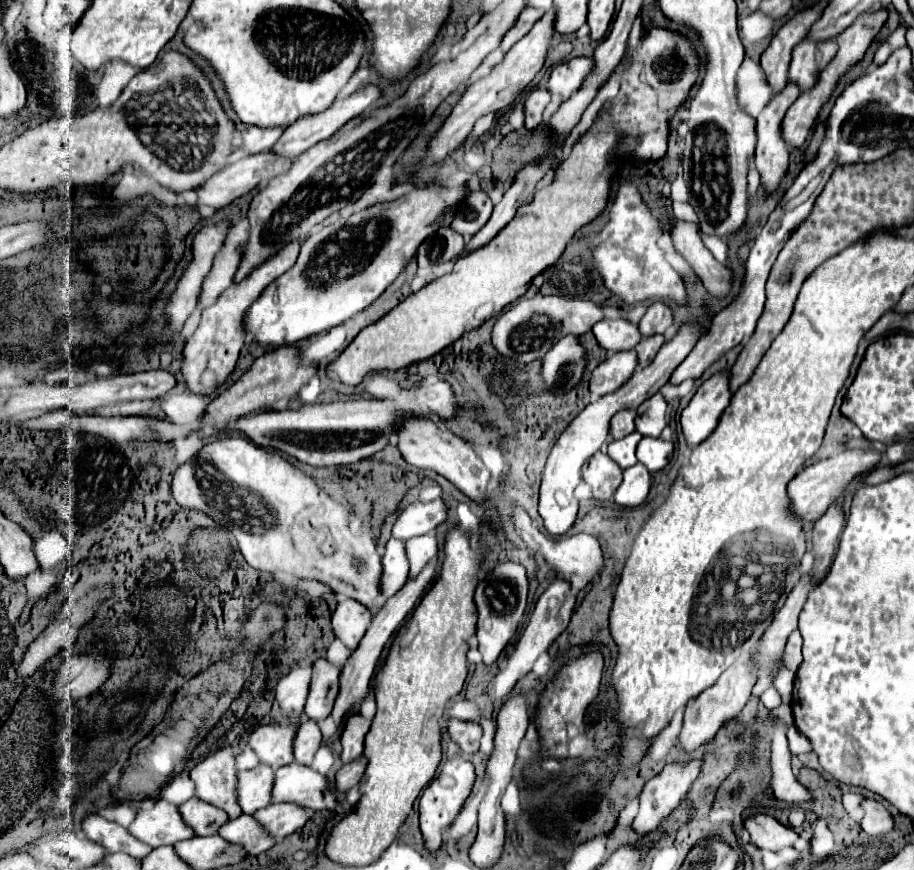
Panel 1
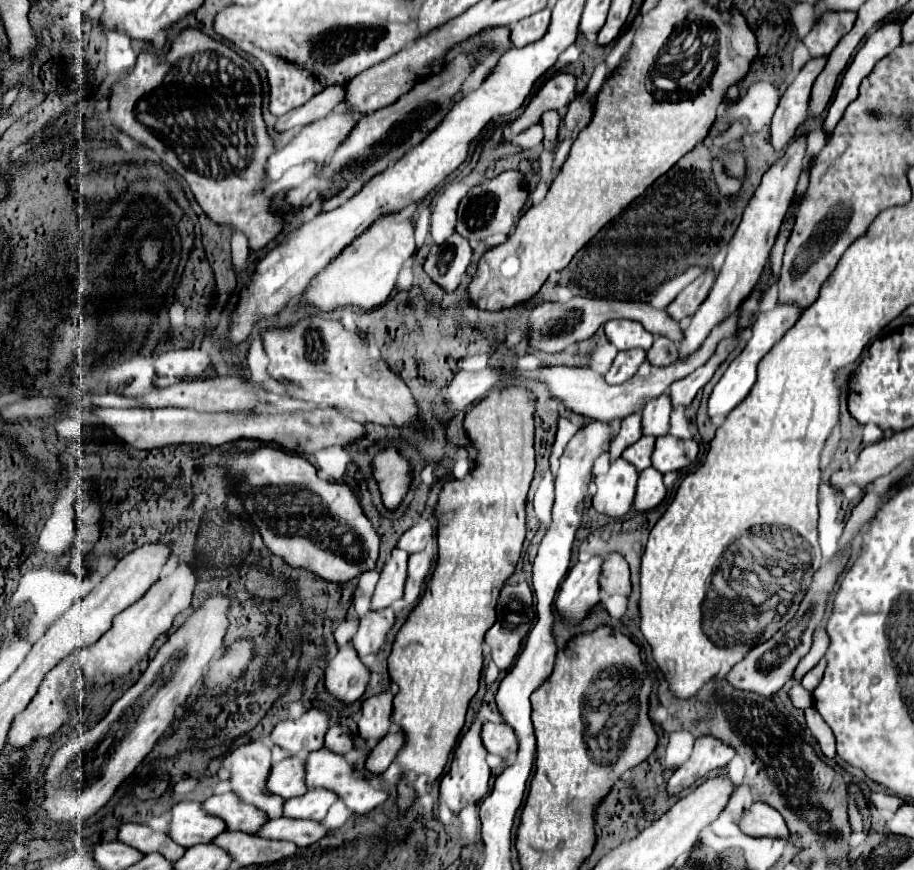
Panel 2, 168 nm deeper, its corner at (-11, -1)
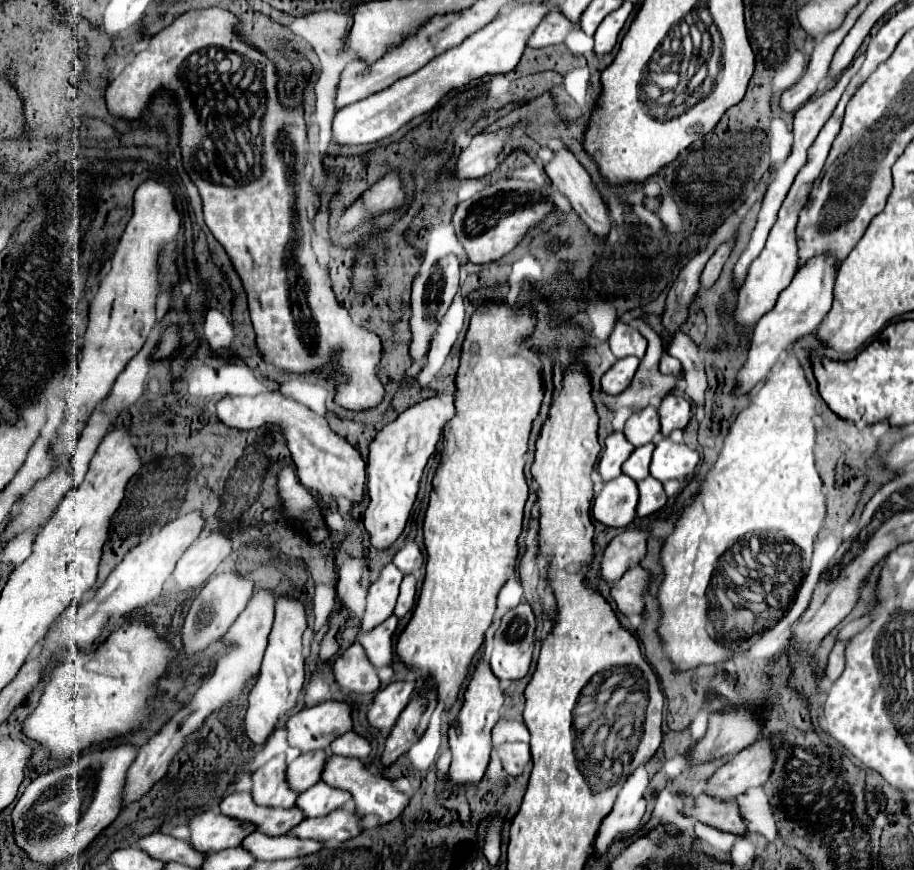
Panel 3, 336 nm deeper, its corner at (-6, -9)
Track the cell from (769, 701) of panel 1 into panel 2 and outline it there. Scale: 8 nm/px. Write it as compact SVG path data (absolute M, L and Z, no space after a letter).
M799 683L791 687L789 699L791 699L793 707L797 707L797 709L807 709L807 707L811 707L811 693L805 691Z

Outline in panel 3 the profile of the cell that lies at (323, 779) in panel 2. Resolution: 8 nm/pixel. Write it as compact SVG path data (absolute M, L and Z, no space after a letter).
M330 755L326 769L322 773L322 781L326 781L332 787L344 789L352 793L352 799L356 803L356 813L358 815L368 815L374 813L382 819L382 823L390 823L396 817L402 815L402 811L408 807L410 797L402 793L400 789L394 787L394 781L390 777L384 777L380 773L370 773L368 767L356 759L356 757L340 757L340 755Z

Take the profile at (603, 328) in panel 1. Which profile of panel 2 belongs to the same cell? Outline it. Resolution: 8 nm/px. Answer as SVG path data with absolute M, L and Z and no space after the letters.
M615 319L615 321L607 321L605 325L605 335L607 339L619 349L651 349L655 337L637 321L629 321L629 319Z

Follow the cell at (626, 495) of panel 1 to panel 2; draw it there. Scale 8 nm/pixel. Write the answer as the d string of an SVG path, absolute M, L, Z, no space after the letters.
M653 467L641 471L639 481L637 481L637 493L635 493L633 507L637 511L649 511L649 509L657 507L663 499L665 499L663 475Z

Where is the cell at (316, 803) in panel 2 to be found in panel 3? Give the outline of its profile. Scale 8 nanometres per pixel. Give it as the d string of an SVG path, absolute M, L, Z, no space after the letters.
M318 781L314 787L306 789L298 795L296 807L300 807L306 817L322 817L340 809L346 801L350 801L350 793L344 789L334 789L324 781Z

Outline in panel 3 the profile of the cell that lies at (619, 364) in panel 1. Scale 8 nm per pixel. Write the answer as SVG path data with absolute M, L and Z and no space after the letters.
M626 357L626 359L618 359L602 377L602 391L606 395L618 395L622 393L630 381L634 379L634 373L638 369L640 359L638 357Z

